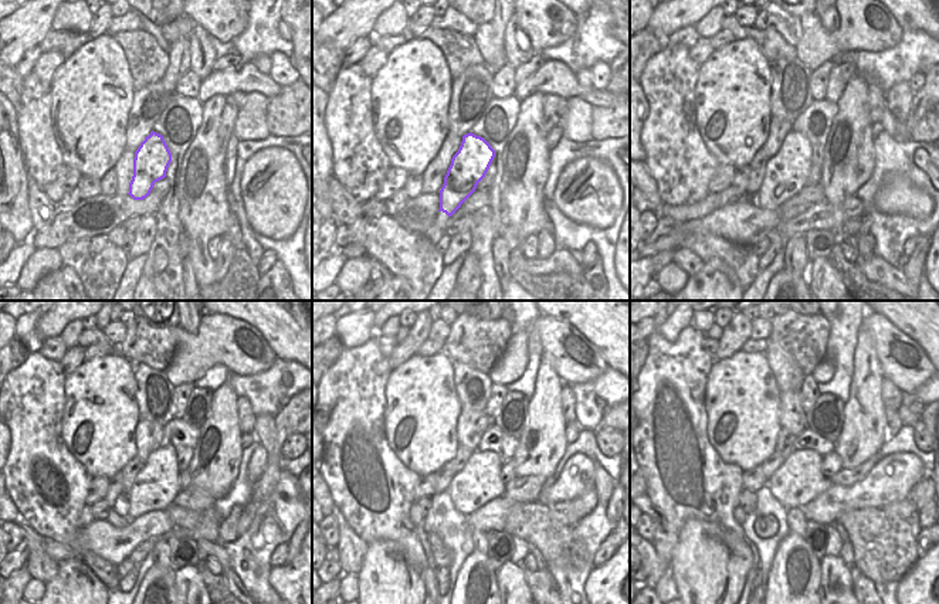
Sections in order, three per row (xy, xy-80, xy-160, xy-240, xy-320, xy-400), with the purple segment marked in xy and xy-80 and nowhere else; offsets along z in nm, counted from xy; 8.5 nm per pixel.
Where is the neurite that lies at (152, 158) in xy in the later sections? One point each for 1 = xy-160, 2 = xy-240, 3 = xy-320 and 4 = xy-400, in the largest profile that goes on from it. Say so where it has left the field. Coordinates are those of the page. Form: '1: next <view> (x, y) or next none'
1: next xy-160 (786, 173)
2: next xy-240 (155, 487)
3: next xy-320 (480, 482)
4: next xy-400 (797, 481)

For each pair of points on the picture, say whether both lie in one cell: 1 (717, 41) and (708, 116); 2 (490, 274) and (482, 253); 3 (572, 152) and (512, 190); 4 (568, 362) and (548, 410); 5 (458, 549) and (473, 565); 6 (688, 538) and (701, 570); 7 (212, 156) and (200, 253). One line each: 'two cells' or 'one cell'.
1: two cells
2: one cell
3: two cells
4: two cells
5: two cells
6: one cell
7: one cell

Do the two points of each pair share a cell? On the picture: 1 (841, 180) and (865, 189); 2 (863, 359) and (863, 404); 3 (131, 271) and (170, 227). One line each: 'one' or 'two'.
1: two
2: one
3: two

